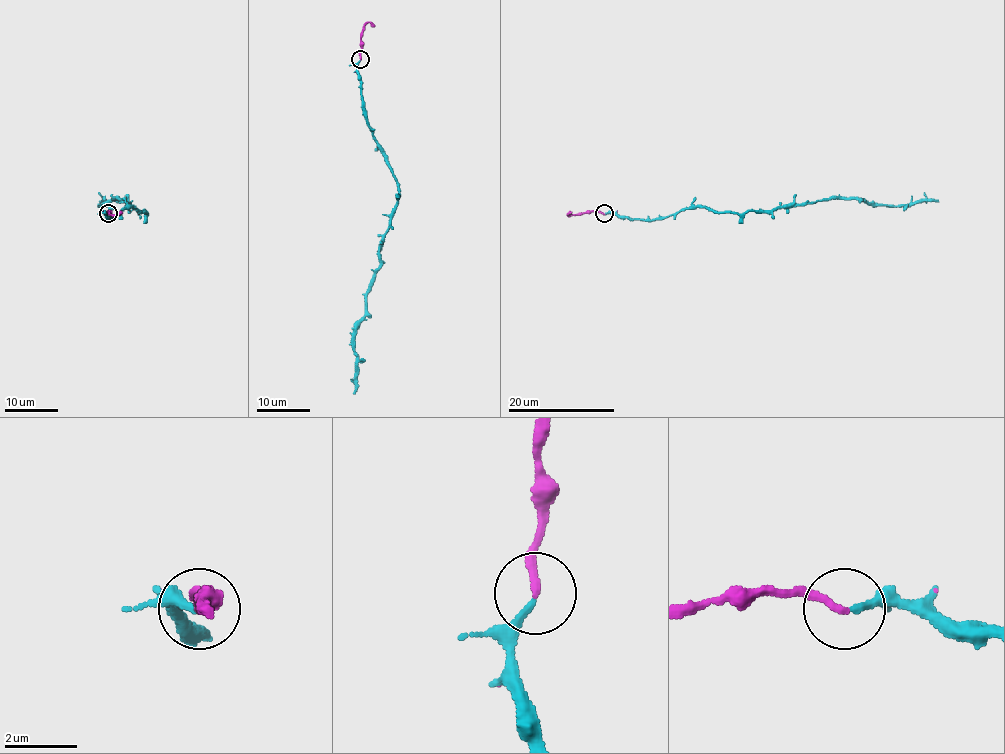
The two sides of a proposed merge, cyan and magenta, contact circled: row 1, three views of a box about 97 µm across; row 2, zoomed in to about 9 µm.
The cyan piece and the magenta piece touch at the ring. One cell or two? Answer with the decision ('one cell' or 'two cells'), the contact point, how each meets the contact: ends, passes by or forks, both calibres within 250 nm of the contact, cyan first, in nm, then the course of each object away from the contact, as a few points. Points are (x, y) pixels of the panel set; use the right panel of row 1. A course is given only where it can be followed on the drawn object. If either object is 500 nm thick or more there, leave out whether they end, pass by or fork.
one cell | (604, 213) | cyan ends | magenta ends | 190/200 nm | cyan via (605, 214), (633, 219), (660, 219), (694, 207), (744, 214), (835, 198), (861, 198), (874, 205), (938, 202) | magenta via (603, 214), (586, 211), (567, 214), (571, 211)

